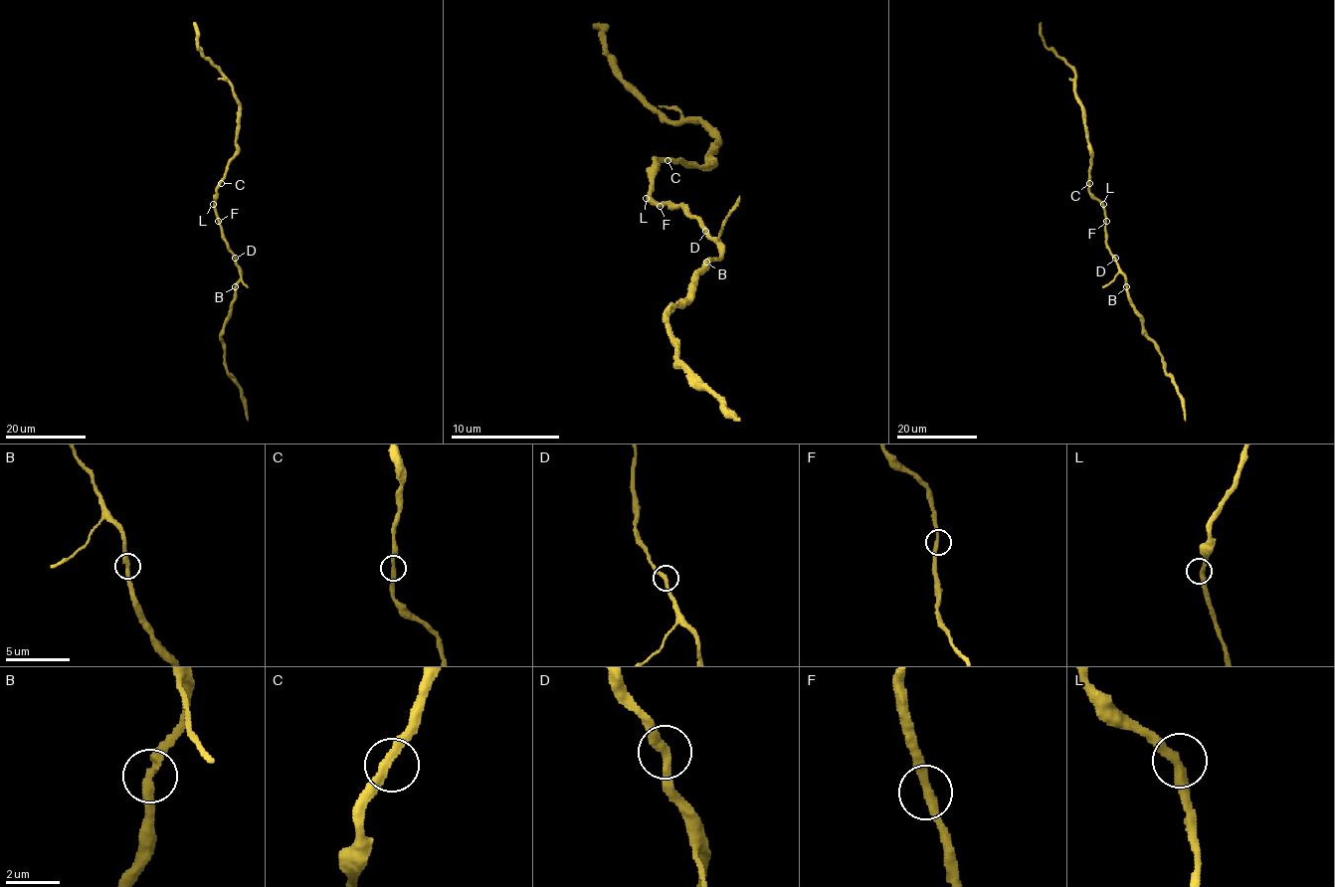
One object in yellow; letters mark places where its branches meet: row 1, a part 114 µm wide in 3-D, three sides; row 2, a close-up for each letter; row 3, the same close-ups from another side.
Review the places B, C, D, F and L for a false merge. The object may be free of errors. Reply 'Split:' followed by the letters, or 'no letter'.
Split: no letter

